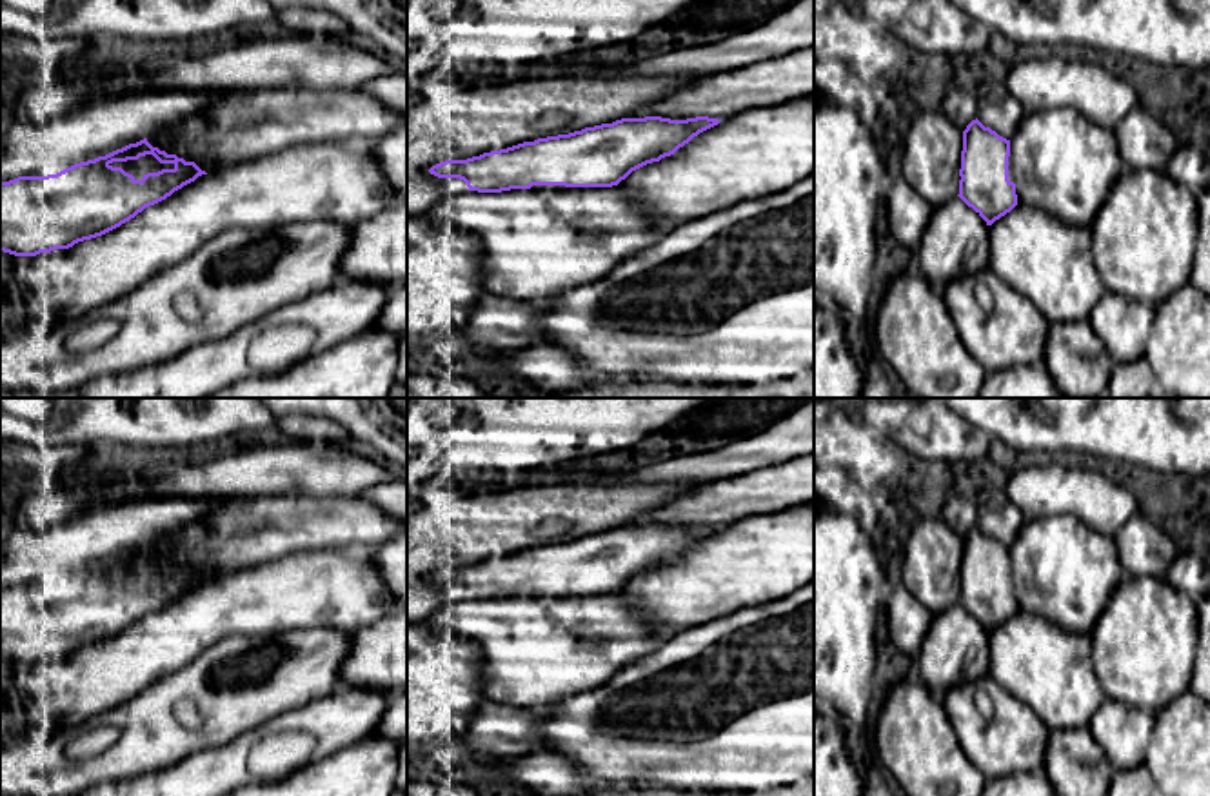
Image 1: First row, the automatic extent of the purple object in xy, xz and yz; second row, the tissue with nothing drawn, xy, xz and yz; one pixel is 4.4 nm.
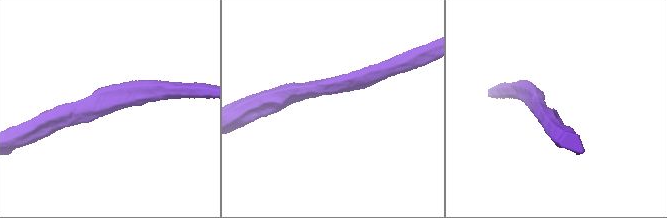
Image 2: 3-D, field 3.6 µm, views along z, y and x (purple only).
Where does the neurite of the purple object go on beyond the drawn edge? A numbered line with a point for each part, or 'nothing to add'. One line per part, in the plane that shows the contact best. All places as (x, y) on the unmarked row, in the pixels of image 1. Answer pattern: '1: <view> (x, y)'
1: xy (146, 571)

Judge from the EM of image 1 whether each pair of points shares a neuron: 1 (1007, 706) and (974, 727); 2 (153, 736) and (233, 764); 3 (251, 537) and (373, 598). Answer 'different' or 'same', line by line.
1: same
2: different
3: different

